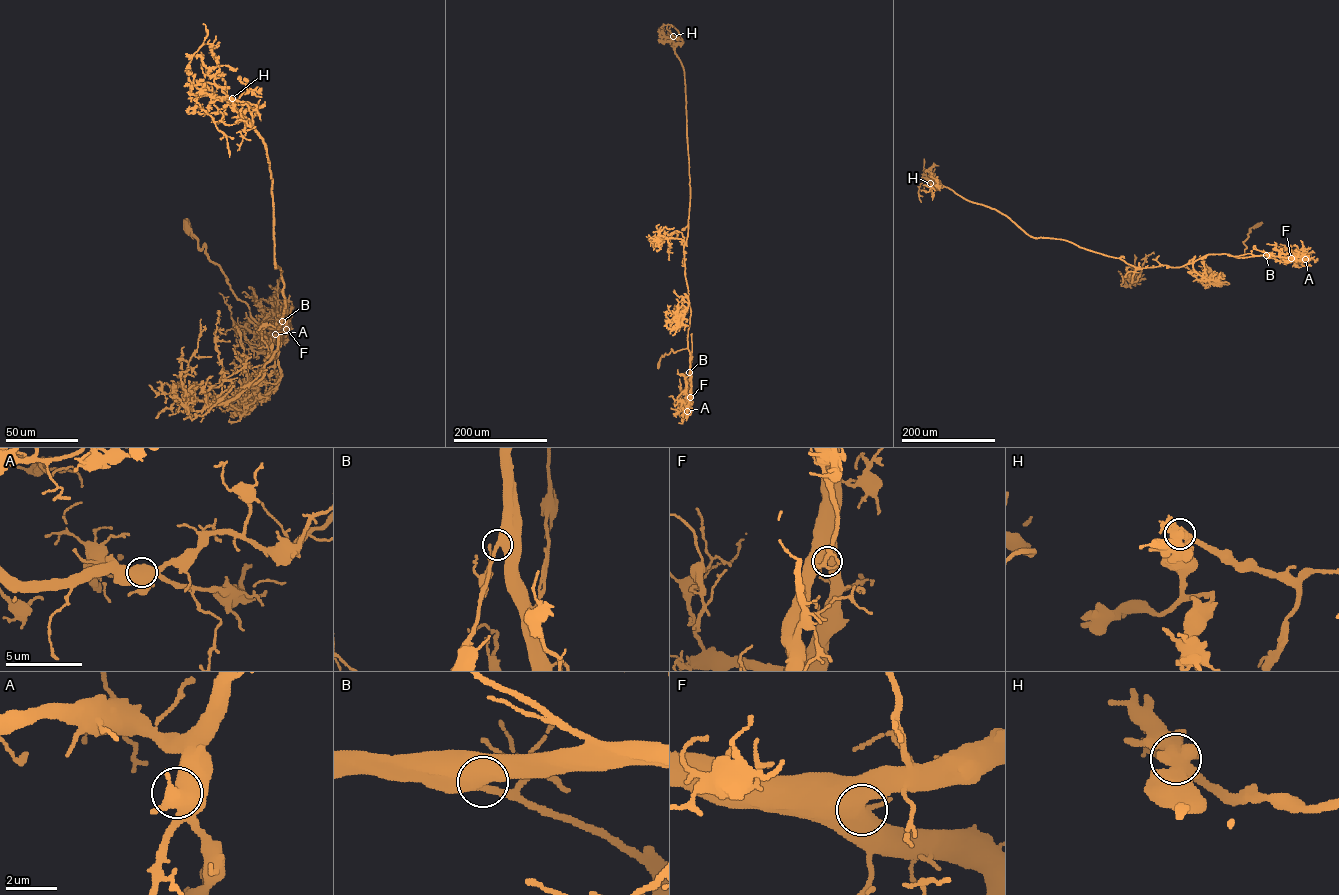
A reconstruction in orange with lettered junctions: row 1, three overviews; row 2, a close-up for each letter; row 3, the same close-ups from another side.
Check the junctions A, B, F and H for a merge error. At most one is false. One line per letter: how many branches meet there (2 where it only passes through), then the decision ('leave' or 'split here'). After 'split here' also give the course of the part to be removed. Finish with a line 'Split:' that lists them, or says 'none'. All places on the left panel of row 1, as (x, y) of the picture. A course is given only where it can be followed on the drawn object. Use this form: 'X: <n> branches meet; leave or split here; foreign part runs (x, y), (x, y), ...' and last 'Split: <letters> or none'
A: 2 branches meet; leave
B: 2 branches meet; leave
F: 2 branches meet; leave
H: 2 branches meet; split here; foreign part runs (232, 98), (243, 103), (238, 122), (226, 125), (213, 122), (212, 118), (226, 135), (229, 157)
Split: H

